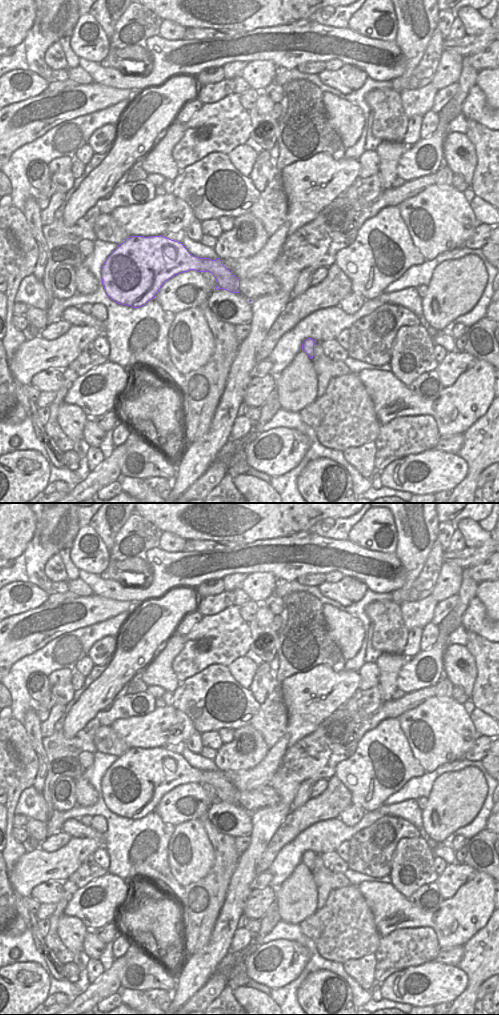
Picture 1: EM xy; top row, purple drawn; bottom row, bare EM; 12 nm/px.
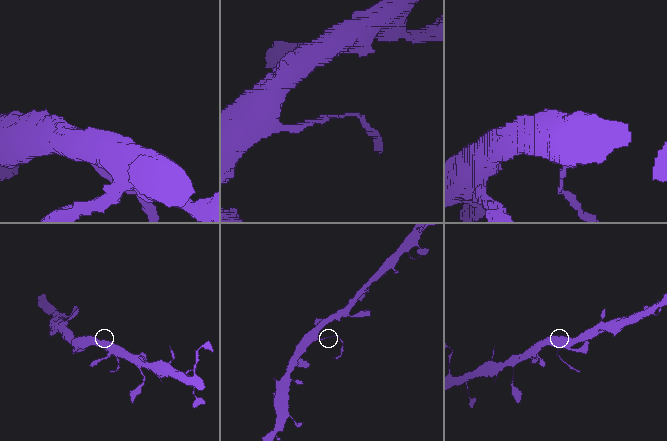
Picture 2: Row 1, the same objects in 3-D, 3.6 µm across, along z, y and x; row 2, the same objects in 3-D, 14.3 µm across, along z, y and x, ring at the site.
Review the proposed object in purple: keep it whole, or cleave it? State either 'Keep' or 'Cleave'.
Cleave.

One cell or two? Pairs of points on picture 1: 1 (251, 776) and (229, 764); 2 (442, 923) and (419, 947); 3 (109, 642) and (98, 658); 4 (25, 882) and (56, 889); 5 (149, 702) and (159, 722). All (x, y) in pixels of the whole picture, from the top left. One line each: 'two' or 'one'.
1: two
2: two
3: one
4: two
5: two

